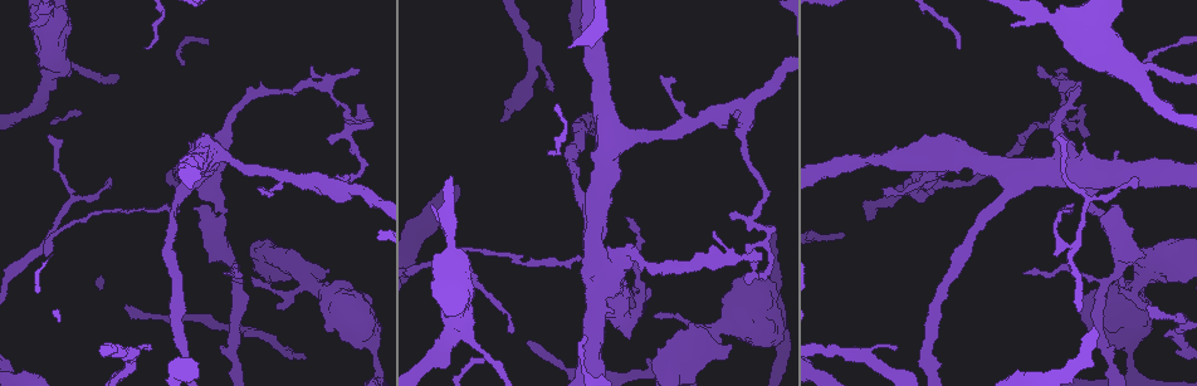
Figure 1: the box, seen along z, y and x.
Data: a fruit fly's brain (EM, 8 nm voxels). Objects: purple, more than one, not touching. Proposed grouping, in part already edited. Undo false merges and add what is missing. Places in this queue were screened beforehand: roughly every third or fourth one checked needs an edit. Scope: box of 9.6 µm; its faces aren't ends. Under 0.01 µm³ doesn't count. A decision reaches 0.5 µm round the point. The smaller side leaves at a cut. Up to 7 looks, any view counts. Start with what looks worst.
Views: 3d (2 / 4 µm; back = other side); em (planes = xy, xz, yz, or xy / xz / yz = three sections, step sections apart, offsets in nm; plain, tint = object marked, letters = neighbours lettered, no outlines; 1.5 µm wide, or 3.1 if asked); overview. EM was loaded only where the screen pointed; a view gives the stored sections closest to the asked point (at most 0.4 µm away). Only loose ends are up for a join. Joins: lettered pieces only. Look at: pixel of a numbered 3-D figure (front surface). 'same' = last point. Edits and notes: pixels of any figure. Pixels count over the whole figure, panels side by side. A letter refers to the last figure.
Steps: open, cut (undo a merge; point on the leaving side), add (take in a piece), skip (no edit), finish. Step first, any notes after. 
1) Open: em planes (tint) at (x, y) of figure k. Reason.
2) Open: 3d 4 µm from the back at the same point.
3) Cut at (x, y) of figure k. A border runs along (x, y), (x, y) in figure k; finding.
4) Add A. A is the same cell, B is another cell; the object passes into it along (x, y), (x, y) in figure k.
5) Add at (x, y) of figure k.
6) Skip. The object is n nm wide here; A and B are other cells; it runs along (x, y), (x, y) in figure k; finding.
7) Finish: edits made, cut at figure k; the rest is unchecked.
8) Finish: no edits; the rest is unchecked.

Open: em planes (letters) at (1024, 273) of figure 1. Thin end.

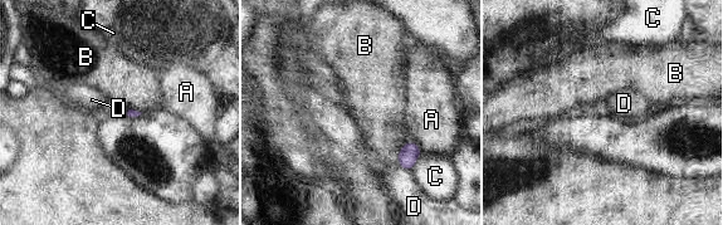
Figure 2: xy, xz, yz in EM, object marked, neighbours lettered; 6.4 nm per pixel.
Skip. A, B, C and D are other cells; a border runs along (408, 141), (400, 150), (399, 164) in figure 2; none of them fits.

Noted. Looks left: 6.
Open: em xy step 8 (tint) at (349, 110) of figure 1. Narrows sharply.

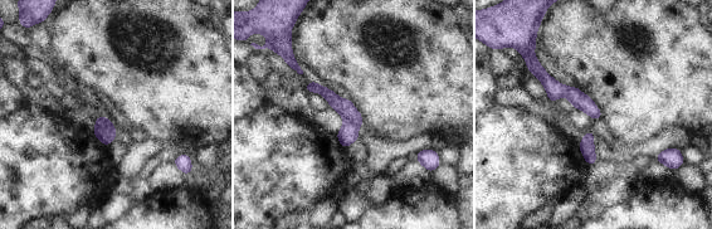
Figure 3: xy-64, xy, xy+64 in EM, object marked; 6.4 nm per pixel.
Open: em planes (letters) at the same point. Cut it another way.

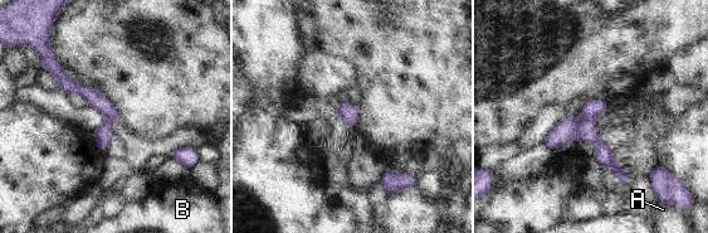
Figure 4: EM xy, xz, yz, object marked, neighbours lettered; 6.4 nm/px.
Cut at (592, 108) of figure 4. A and B are other cells; the part that leaves runs along (53, 64), (116, 117) in figure 4; a second neuron is stuck on.

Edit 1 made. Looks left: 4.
Open: em planes (letters) at (1137, 297) of figure 1. Calibre changes.

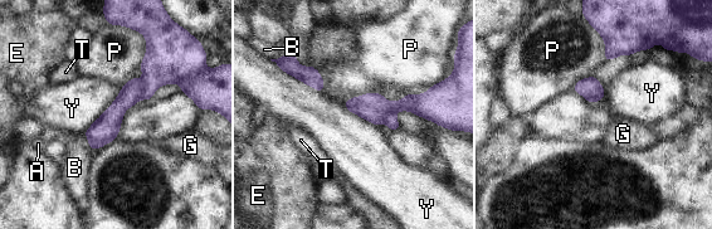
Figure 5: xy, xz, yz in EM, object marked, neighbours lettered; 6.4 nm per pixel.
Cut at (390, 118) of figure 5. The object is 160 nm wide here; A, B, E, G, P, T and Y are other cells; a border runs along (395, 110), (391, 110), (381, 122) in figure 5; a second neuron is stuck on.

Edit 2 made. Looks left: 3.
Finish: edits made, cut at figure 4, cut at figure 5; the rest is unchecked.

